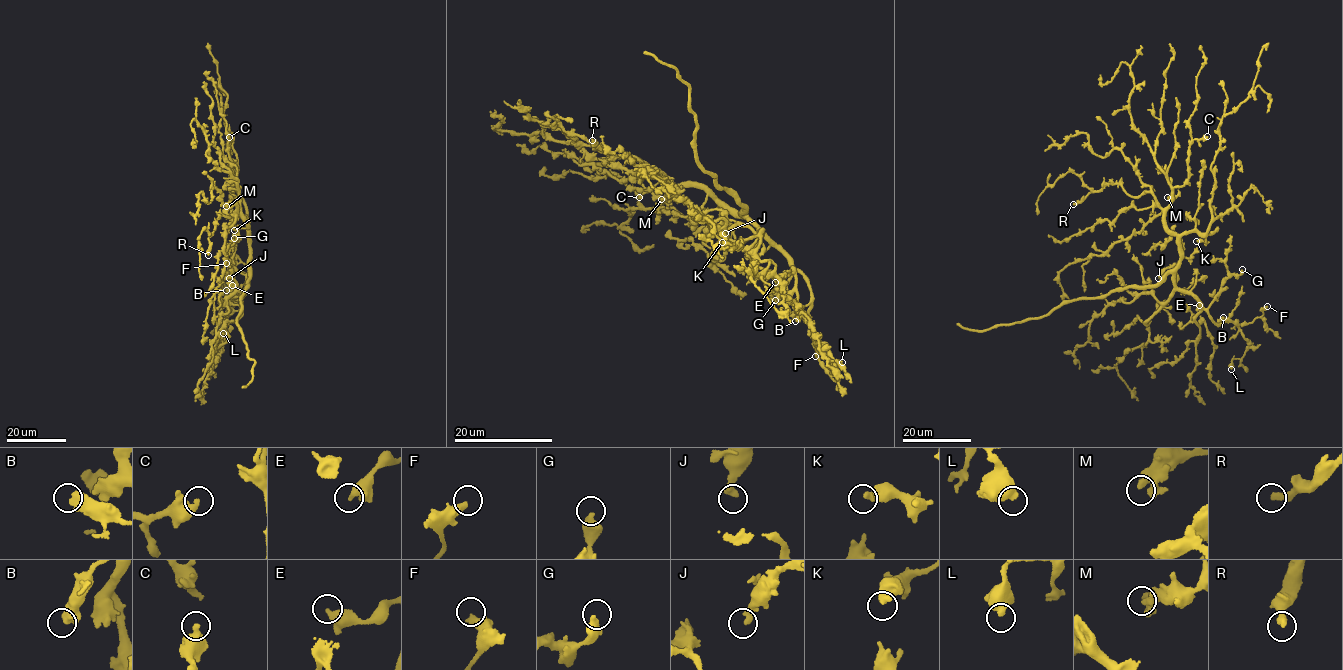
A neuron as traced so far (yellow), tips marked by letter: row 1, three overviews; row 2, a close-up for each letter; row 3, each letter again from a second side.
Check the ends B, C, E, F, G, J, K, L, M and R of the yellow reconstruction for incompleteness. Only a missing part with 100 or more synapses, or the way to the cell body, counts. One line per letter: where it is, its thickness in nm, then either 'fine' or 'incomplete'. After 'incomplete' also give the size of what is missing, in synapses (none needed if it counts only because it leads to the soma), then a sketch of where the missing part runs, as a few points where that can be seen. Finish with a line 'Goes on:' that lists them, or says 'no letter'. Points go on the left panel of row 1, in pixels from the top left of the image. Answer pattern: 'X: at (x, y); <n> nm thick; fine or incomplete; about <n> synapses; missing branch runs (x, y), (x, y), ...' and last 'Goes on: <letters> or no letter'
B: at (226, 290); 600 nm thick; fine
C: at (229, 137); 400 nm thick; fine
E: at (232, 285); 400 nm thick; fine
F: at (226, 263); 400 nm thick; fine
G: at (234, 238); 460 nm thick; fine
J: at (229, 278); 360 nm thick; fine
K: at (234, 230); 440 nm thick; fine
L: at (223, 333); 600 nm thick; fine
M: at (226, 206); 320 nm thick; fine
R: at (208, 255); 360 nm thick; fine
Goes on: no letter

